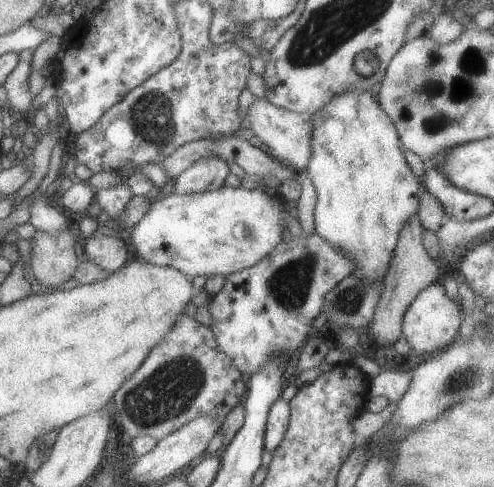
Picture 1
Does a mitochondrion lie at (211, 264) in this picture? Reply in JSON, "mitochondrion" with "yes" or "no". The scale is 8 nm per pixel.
{"mitochondrion":"no"}

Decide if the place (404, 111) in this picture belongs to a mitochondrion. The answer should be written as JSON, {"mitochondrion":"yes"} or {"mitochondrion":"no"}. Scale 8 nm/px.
{"mitochondrion":"yes"}

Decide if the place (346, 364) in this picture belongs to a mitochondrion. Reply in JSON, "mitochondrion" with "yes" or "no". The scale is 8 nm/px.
{"mitochondrion":"no"}

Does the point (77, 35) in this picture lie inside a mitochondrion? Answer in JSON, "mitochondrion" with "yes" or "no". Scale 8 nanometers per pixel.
{"mitochondrion":"no"}

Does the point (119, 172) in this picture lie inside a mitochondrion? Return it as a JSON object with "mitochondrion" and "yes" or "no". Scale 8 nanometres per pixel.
{"mitochondrion":"no"}

